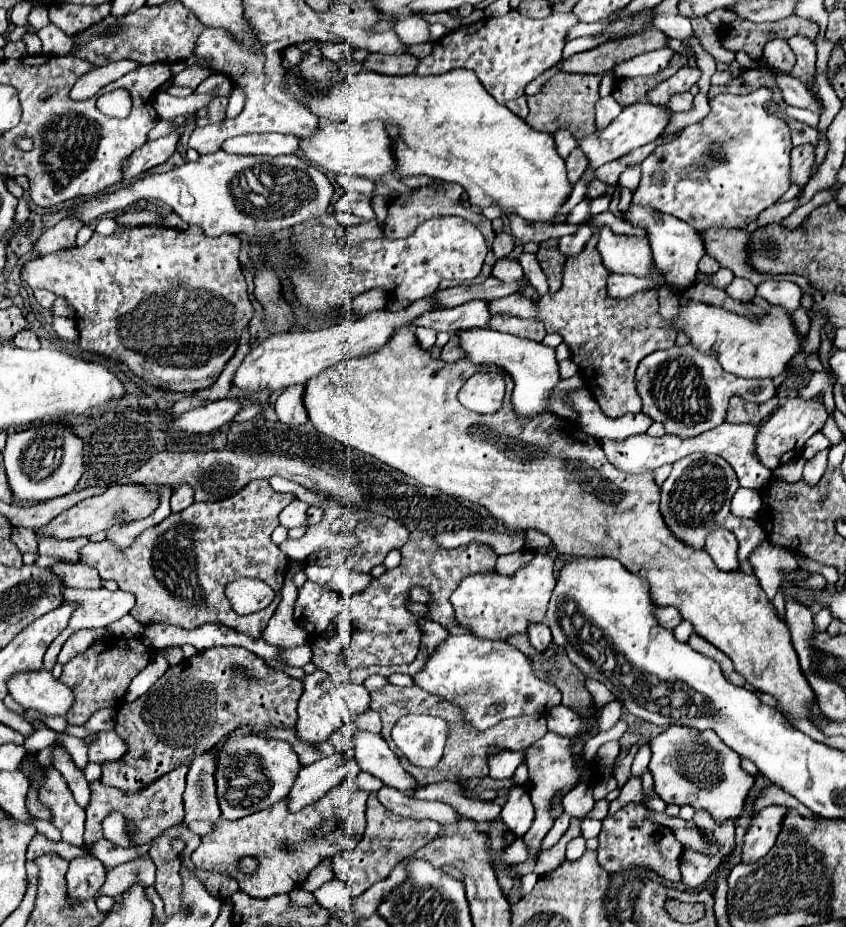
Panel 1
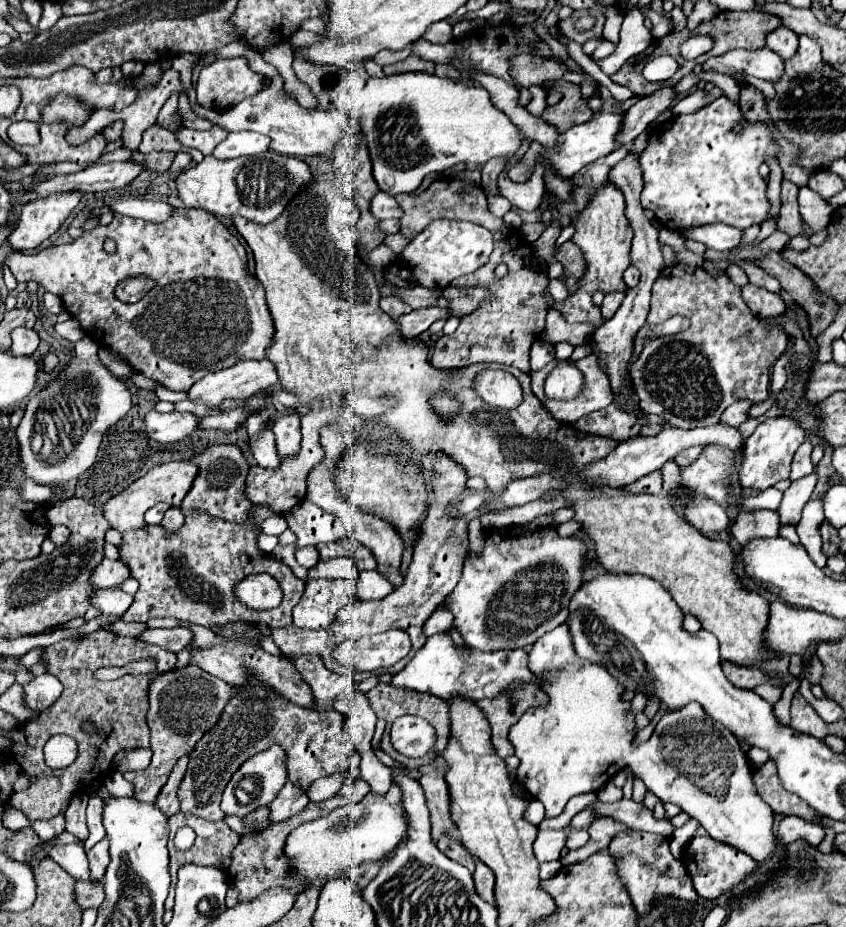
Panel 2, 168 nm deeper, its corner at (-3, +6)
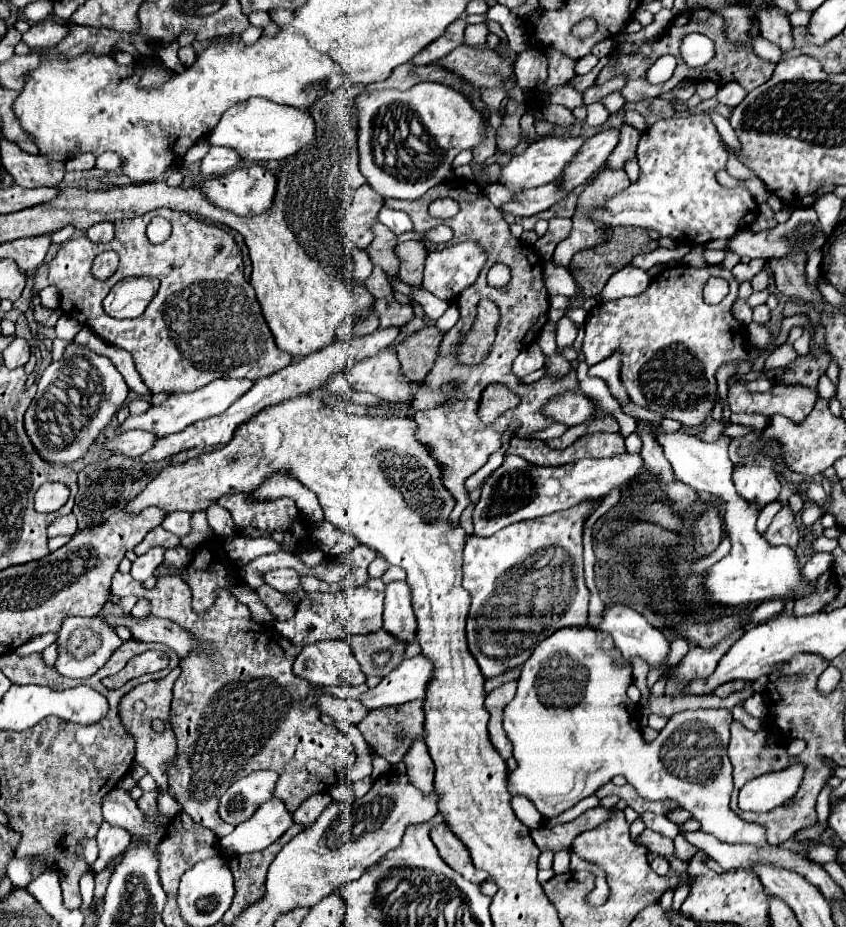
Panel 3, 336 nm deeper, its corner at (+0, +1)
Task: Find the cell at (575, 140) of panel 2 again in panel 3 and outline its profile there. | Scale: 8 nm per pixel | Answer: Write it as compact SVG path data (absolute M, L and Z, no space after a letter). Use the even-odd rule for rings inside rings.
M544 137L544 139L538 139L538 141L530 143L520 155L514 155L510 159L510 163L502 167L498 183L508 187L514 193L530 189L530 187L540 187L540 185L552 183L554 179L560 179L564 167L578 153L582 143L584 143L582 137Z

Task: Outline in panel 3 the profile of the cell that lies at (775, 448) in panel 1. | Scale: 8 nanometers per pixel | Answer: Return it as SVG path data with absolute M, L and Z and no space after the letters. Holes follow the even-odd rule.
M748 455L732 475L738 495L750 503L756 503L760 509L776 501L780 493L780 481L774 465L776 463L768 455Z

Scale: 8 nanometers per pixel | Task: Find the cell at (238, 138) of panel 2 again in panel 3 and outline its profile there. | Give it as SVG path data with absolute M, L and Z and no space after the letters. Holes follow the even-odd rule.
M210 147L206 157L200 163L200 173L204 177L210 175L224 175L240 165L240 157L236 151L230 151L226 147Z

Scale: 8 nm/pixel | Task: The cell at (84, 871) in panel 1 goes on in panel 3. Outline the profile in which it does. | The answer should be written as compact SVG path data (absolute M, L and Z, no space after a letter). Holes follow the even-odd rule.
M104 821L98 829L96 841L98 841L100 857L94 863L94 871L100 873L108 865L108 861L112 861L116 855L120 855L130 845L130 835L126 835L126 831L122 831L122 827L110 827Z

